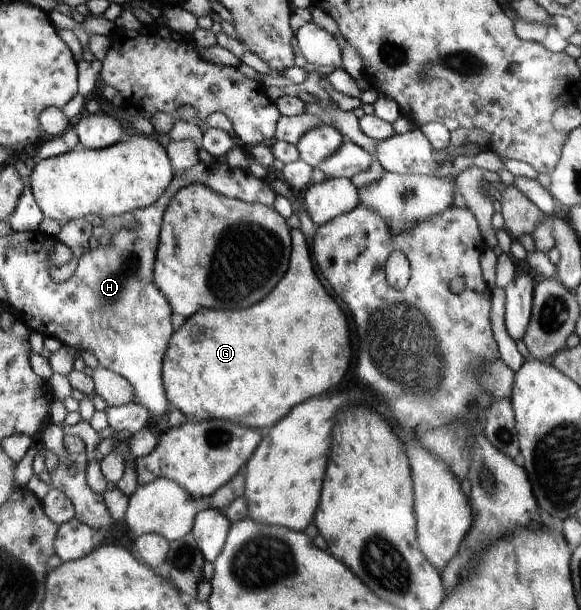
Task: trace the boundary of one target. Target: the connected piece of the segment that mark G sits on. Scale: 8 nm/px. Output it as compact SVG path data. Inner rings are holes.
M291 230L291 255L289 258L289 267L282 281L276 285L276 289L258 305L252 305L248 309L238 309L238 311L200 311L192 315L170 339L170 345L164 355L162 363L163 387L169 404L176 407L191 422L199 423L207 420L218 419L233 422L240 426L248 425L254 429L262 430L262 427L268 427L276 421L280 421L288 411L296 405L302 403L310 397L318 397L330 389L334 389L348 373L350 369L350 331L348 331L348 319L342 311L342 307L330 297L330 293L322 287L314 271L312 250L310 241L301 233L300 230Z

